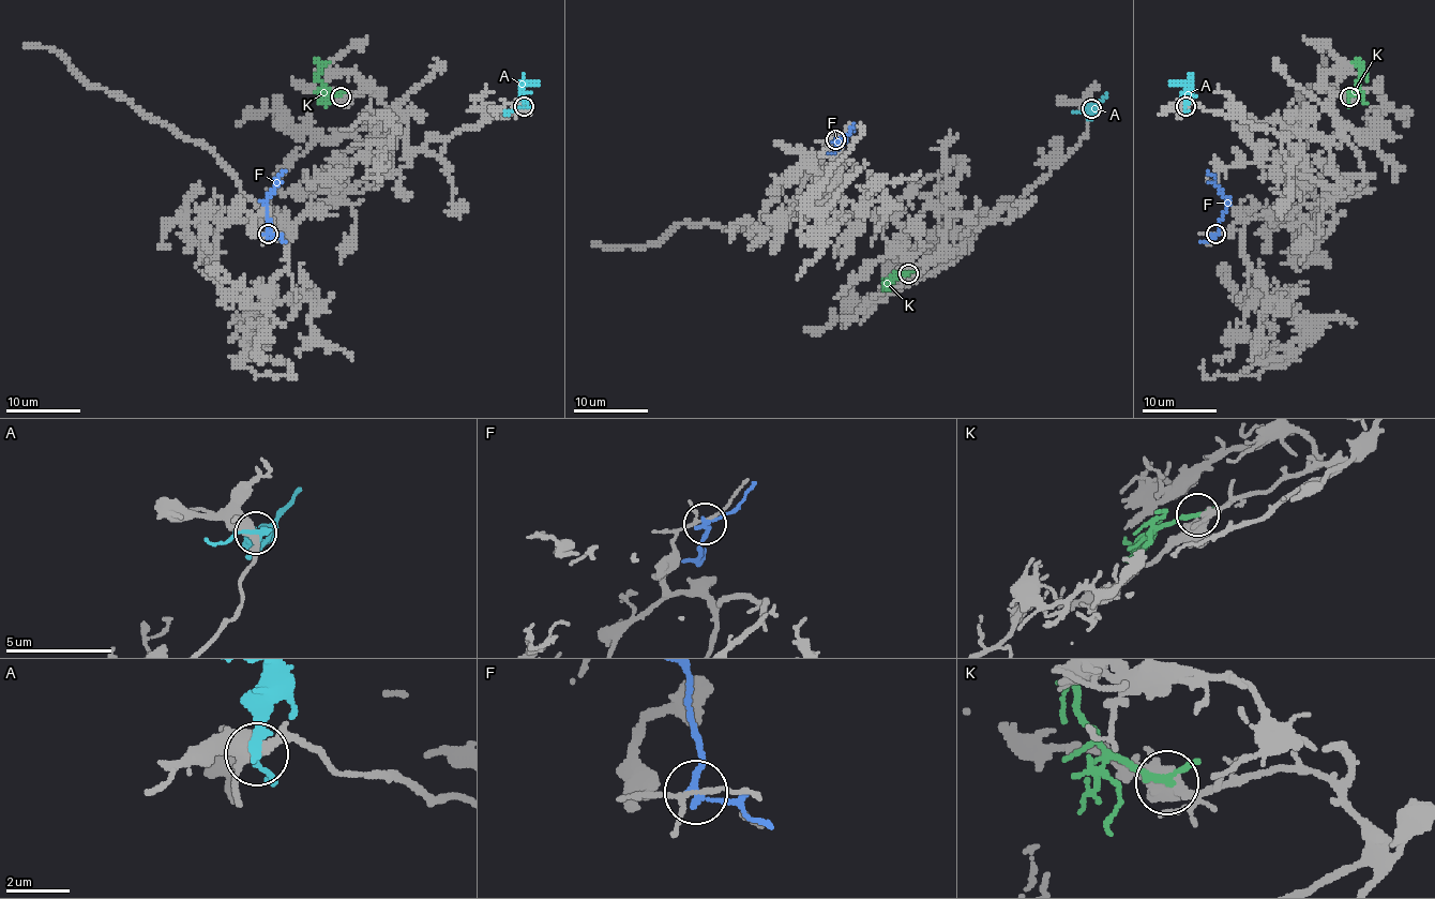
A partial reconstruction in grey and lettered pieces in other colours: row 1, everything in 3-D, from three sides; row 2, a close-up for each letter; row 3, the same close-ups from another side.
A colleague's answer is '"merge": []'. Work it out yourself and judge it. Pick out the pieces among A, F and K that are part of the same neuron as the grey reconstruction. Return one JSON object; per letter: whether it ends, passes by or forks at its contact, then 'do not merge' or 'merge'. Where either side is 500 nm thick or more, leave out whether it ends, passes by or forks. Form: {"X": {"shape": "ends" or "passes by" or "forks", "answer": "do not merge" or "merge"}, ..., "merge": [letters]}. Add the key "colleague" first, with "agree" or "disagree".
{"colleague": "disagree", "A": {"shape": "passes by", "answer": "do not merge"}, "F": {"shape": "passes by", "answer": "do not merge"}, "K": {"shape": "passes by", "answer": "merge"}, "merge": ["K"]}

